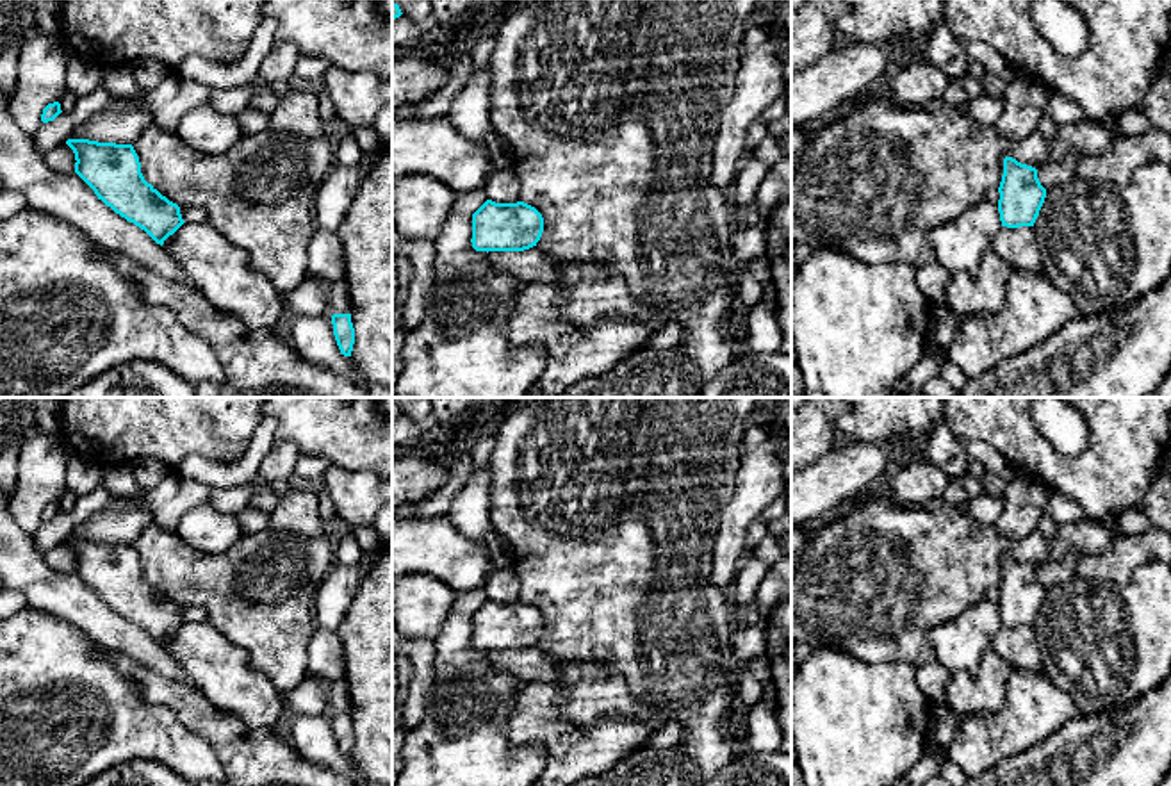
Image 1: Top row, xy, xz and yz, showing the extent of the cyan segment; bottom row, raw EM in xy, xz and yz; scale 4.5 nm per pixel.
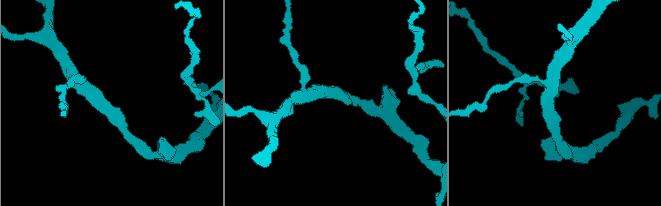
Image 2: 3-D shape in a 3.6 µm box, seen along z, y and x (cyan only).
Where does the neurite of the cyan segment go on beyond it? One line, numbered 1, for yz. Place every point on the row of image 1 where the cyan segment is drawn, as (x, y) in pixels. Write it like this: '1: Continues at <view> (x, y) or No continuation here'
1: No continuation here

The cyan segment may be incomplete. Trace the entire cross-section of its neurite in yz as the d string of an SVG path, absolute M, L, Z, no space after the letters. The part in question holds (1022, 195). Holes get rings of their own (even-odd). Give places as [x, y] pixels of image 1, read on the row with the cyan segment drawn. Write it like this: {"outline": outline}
{"outline": "M1005 157L998 192L1002 226L1034 226L1046 198L1046 189L1041 185L1036 168Z"}

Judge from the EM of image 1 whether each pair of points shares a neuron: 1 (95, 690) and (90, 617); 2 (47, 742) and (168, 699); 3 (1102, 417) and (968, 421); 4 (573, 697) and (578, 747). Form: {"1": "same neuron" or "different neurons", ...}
{"1": "different neurons", "2": "different neurons", "3": "same neuron", "4": "different neurons"}

